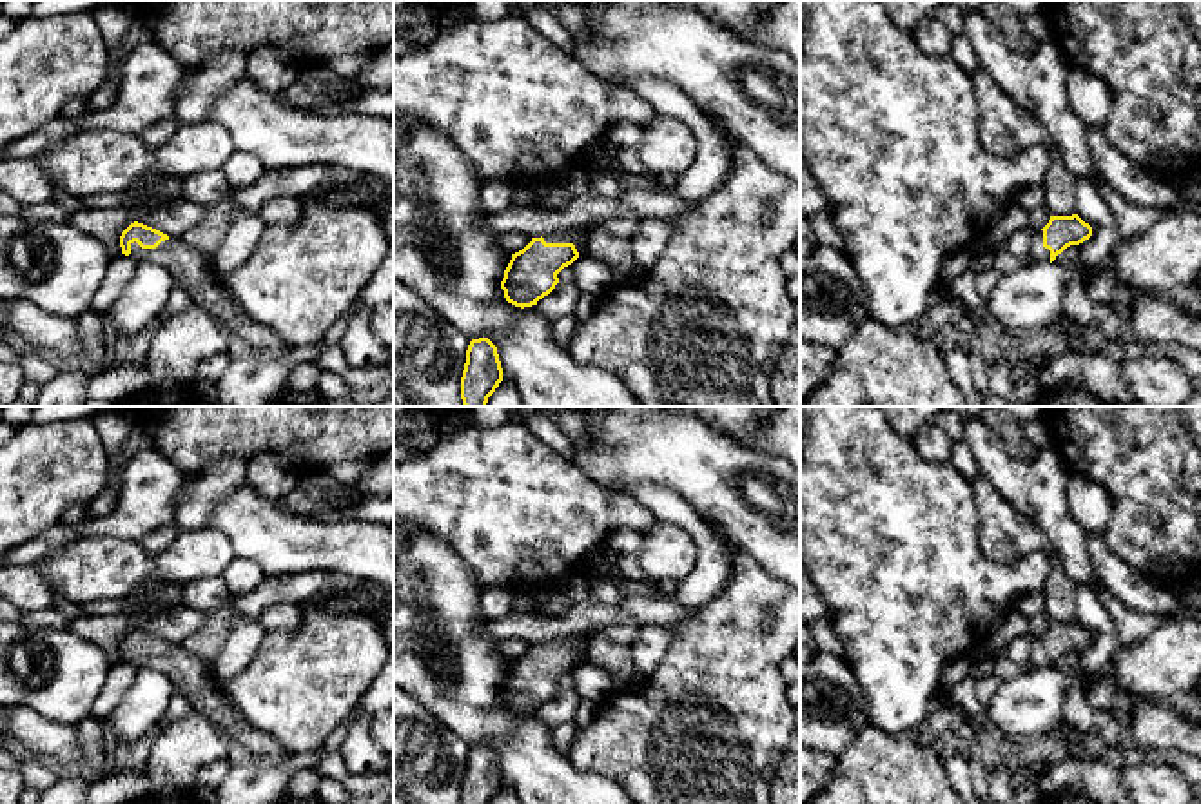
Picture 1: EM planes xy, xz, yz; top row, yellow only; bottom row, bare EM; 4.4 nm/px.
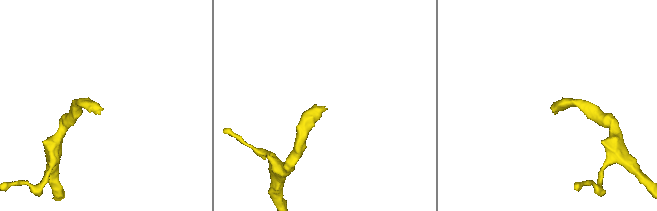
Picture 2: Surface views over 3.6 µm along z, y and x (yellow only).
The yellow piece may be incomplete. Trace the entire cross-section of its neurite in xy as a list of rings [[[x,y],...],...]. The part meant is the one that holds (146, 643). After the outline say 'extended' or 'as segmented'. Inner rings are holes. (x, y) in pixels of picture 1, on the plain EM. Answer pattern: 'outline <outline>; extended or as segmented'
outline [[[131,630],[120,642],[122,661],[138,672],[165,673],[194,711],[216,722],[229,737],[227,759],[234,766],[281,766],[292,753],[274,737],[249,726],[207,672],[181,644],[167,642],[143,630]]]; extended

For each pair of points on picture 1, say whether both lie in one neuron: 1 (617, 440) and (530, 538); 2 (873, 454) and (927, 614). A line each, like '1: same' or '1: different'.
1: different
2: same

